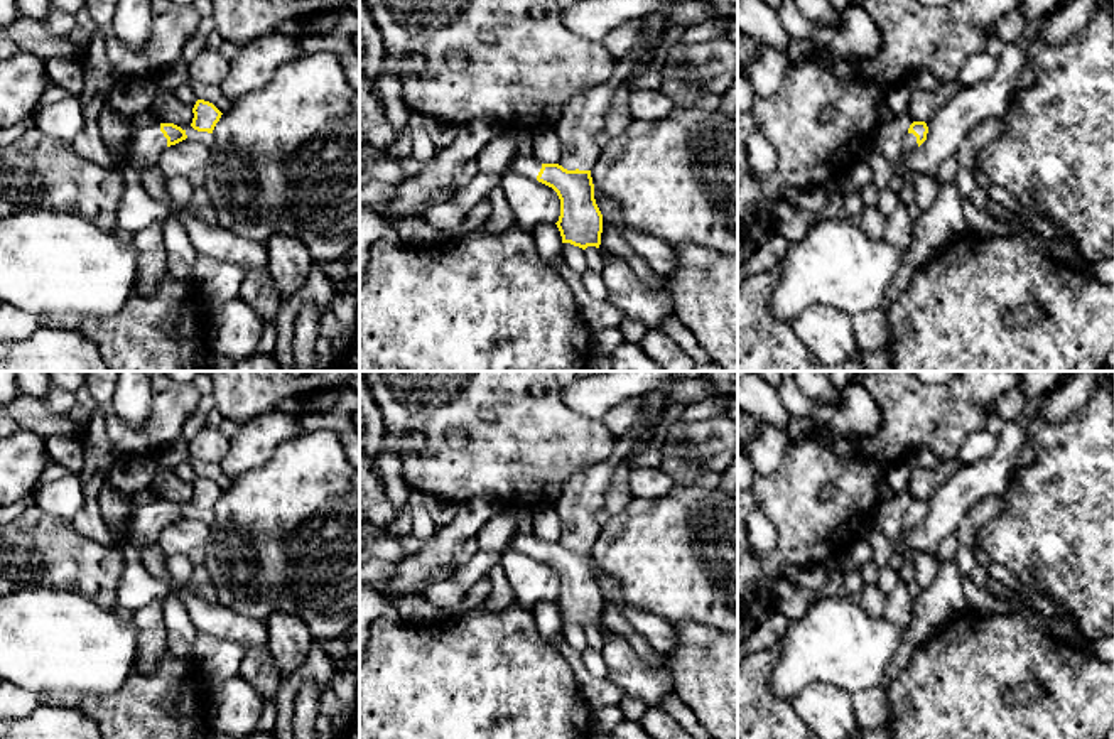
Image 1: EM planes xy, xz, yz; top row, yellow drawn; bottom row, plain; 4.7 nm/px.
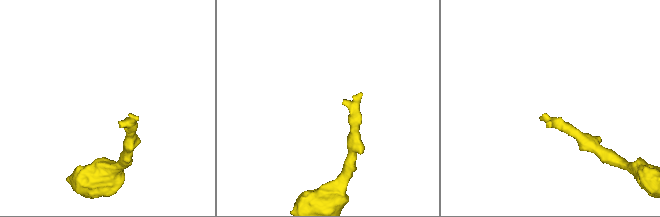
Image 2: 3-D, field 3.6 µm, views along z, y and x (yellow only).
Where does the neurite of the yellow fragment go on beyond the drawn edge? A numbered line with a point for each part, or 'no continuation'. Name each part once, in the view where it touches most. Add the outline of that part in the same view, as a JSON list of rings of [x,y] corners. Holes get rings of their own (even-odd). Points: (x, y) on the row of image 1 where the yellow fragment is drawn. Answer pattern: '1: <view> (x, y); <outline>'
1: xy (147, 142); [[[150,118],[137,121],[130,143],[133,159],[128,167],[138,175],[154,167],[160,154],[167,148],[167,138],[160,132],[160,121]]]

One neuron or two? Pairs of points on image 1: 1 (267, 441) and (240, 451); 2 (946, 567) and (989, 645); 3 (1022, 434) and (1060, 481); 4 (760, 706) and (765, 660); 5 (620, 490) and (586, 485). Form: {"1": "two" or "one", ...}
{"1": "one", "2": "two", "3": "two", "4": "one", "5": "two"}

